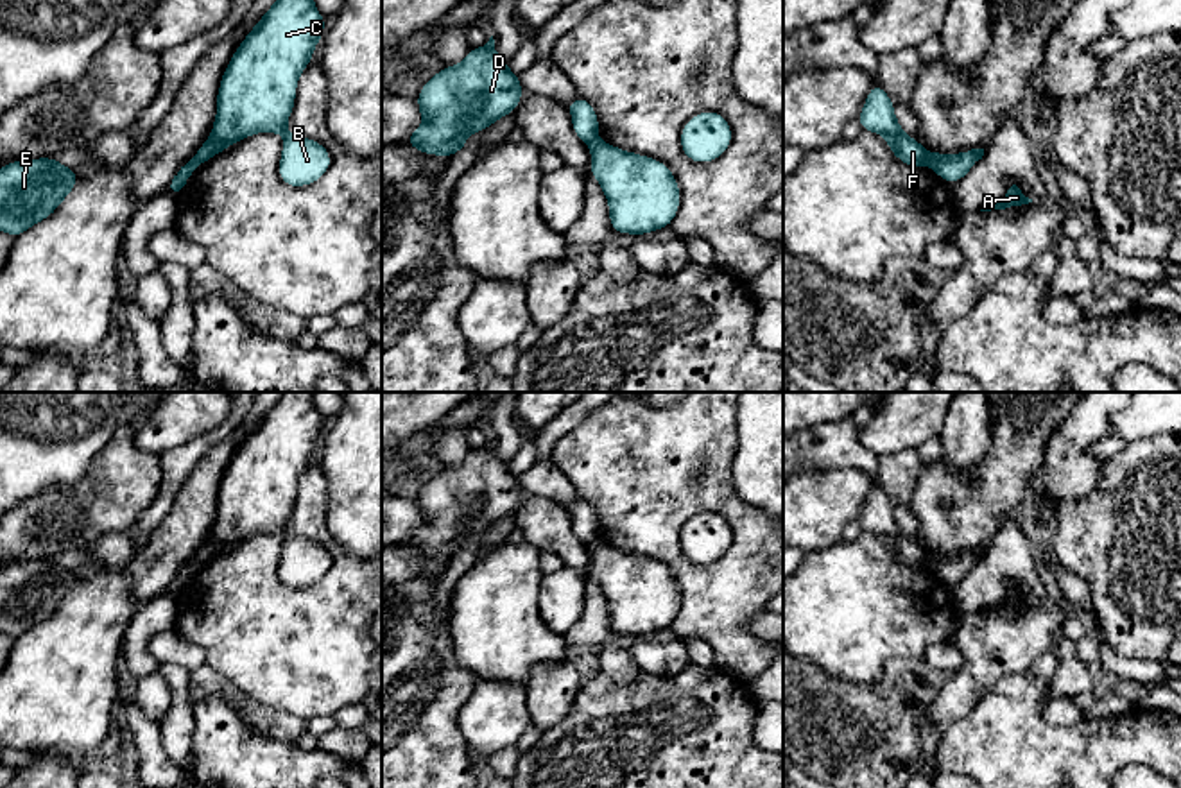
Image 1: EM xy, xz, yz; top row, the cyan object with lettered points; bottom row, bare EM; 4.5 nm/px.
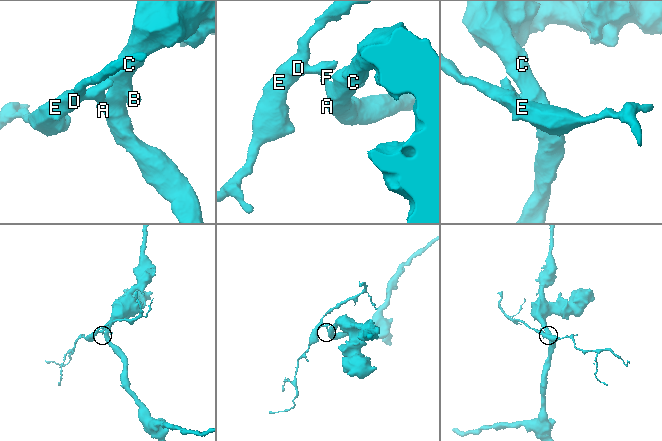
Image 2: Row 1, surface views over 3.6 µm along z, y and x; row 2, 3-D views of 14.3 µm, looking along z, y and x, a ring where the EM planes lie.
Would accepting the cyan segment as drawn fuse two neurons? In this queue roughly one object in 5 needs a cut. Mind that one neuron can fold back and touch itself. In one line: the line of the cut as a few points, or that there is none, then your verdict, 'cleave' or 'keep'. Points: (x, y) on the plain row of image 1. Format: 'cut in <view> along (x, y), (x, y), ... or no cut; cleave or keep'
cut in xy along (190, 561), (194, 570); cleave

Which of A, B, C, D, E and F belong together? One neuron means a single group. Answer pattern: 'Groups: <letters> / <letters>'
Groups: A B C / D E F

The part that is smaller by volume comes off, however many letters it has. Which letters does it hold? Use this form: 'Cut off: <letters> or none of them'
Cut off: D, E, F

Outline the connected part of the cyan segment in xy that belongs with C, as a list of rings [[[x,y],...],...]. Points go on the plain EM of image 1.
[[[283,392],[238,446],[226,467],[217,492],[217,518],[211,537],[192,559],[194,571],[226,552],[231,544],[251,535],[280,534],[283,537],[283,552],[278,575],[285,586],[294,589],[306,587],[326,575],[332,566],[326,548],[287,532],[287,521],[296,503],[297,480],[312,464],[312,453],[321,442],[324,428],[326,419],[314,407],[314,392]]]

